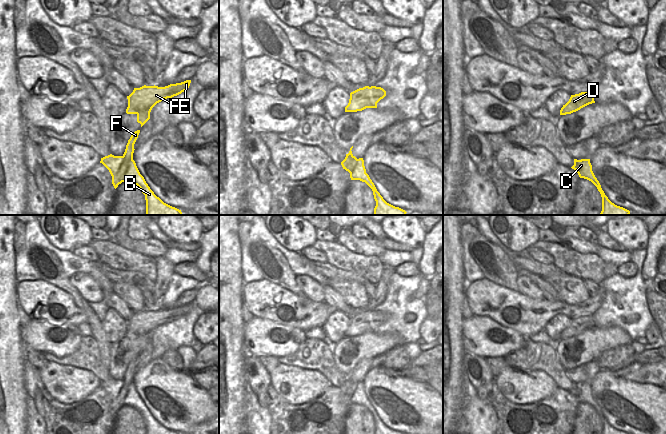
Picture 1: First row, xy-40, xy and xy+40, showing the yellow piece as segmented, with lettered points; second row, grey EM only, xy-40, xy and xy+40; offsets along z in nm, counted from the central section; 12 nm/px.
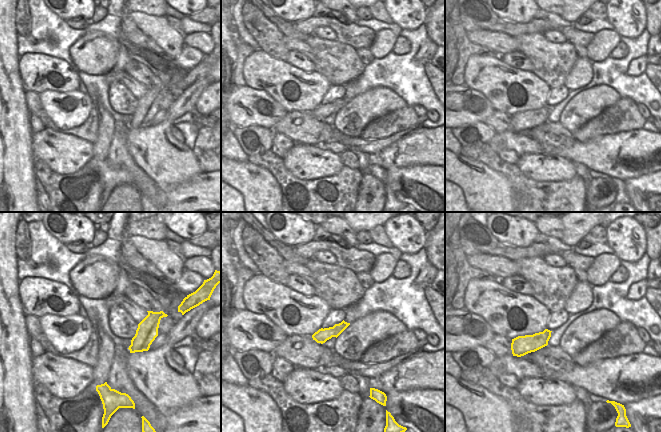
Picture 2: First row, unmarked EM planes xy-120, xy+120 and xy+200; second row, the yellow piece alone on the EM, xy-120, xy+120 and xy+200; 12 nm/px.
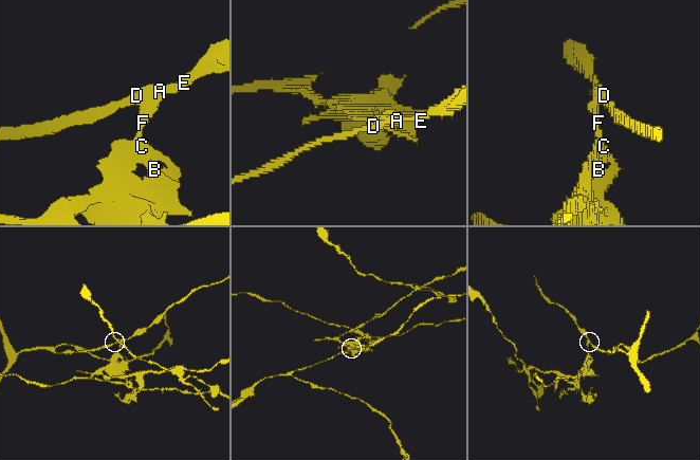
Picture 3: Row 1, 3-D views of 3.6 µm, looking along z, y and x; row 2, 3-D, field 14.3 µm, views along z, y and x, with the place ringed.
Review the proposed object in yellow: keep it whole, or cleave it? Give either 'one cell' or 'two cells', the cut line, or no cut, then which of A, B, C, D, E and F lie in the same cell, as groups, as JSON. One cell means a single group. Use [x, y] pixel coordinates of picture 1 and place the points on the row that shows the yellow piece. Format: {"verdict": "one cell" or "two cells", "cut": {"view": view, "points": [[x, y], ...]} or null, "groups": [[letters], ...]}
{"verdict": "two cells", "cut": {"view": "xy-40", "points": [[122, 156], [127, 160], [132, 159]]}, "groups": [["A", "D", "E", "F"], ["B", "C"]]}

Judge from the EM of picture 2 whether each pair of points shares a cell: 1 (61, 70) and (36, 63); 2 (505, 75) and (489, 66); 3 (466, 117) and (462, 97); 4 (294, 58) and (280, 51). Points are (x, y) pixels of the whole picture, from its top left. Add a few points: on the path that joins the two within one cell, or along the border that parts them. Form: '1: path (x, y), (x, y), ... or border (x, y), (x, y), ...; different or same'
1: path (57, 63), (43, 63); same
2: path (501, 75), (498, 75), (493, 70); same
3: path (466, 112), (462, 102); same
4: border (290, 52), (286, 60); different

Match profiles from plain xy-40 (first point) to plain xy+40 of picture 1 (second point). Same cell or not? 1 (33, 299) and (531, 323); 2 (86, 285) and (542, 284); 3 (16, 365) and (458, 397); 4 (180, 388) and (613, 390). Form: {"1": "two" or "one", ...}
{"1": "one", "2": "two", "3": "one", "4": "one"}

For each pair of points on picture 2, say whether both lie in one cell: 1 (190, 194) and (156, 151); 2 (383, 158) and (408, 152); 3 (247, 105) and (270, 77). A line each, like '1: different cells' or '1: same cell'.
1: different cells
2: same cell
3: different cells

